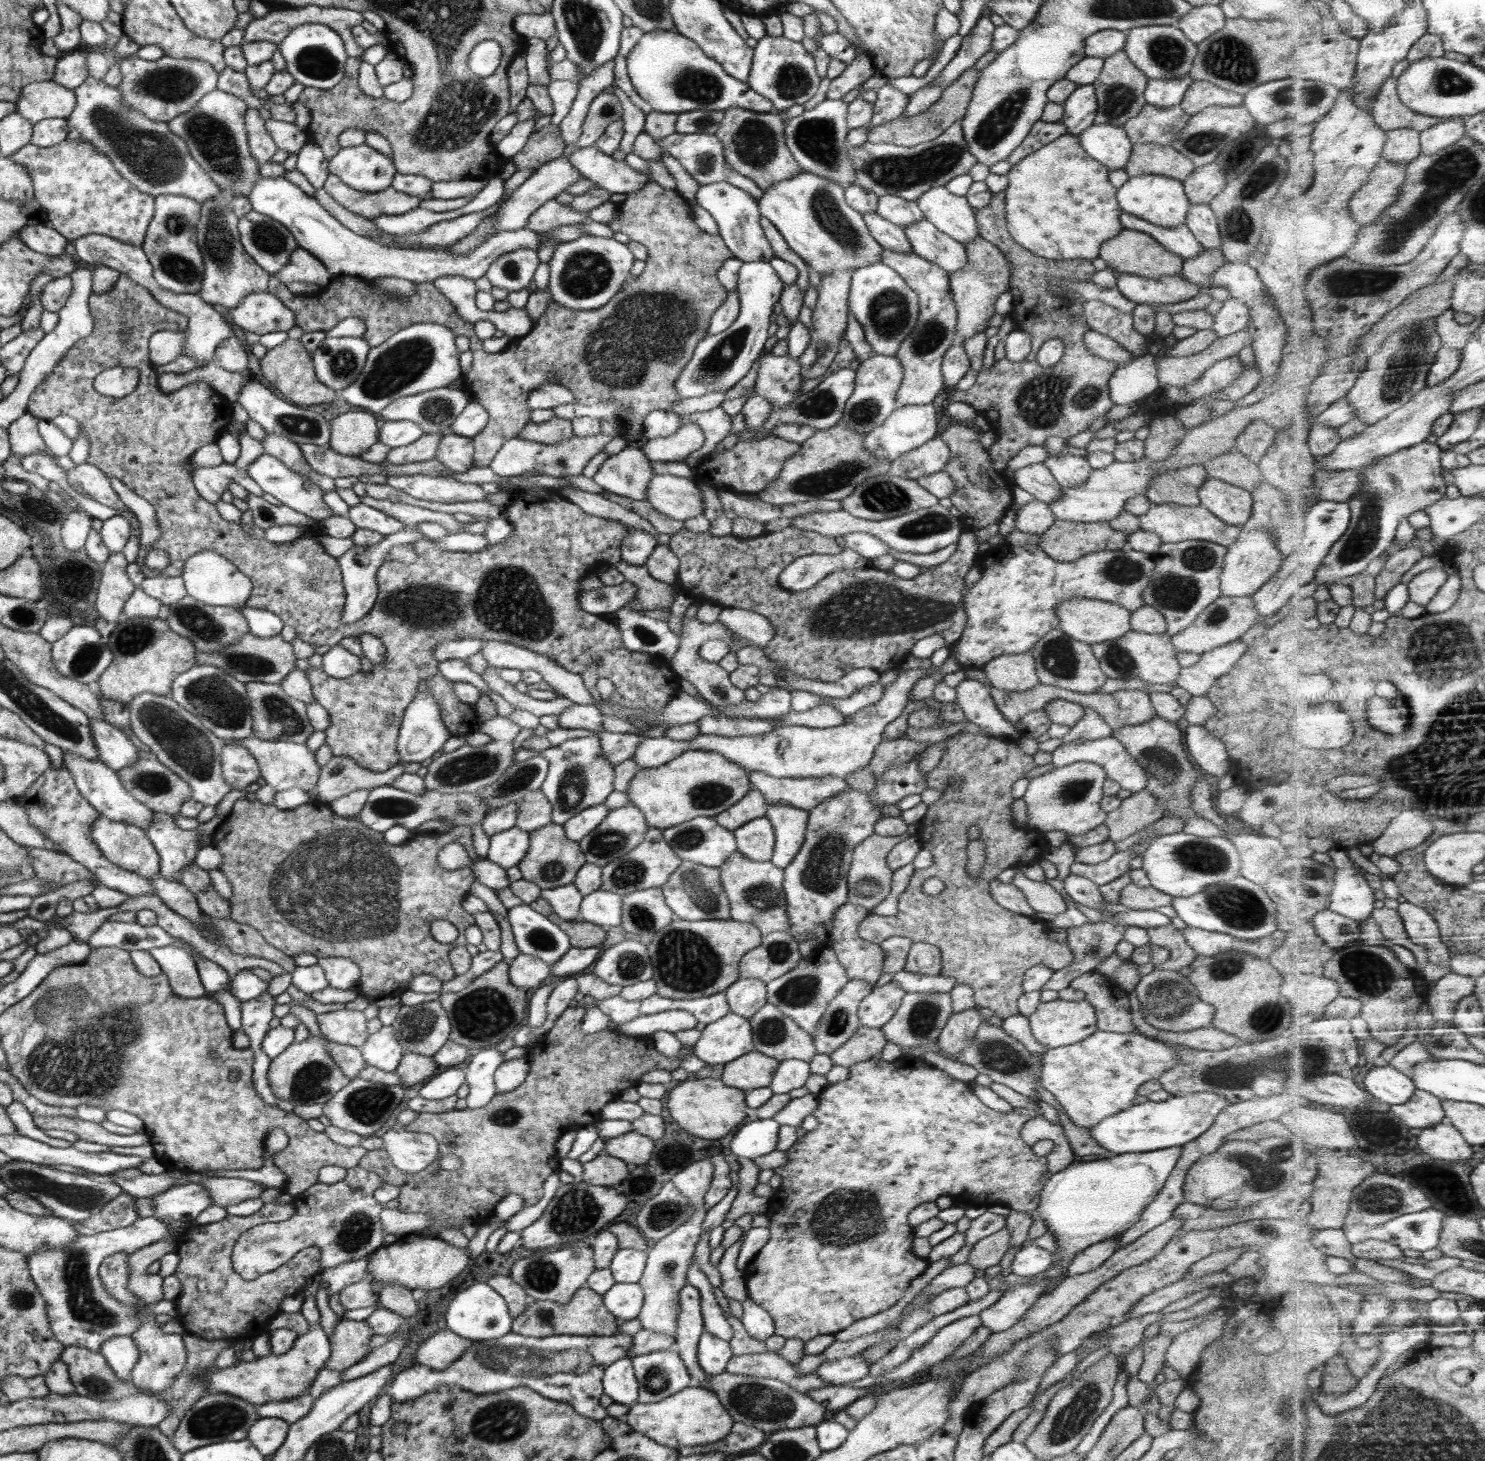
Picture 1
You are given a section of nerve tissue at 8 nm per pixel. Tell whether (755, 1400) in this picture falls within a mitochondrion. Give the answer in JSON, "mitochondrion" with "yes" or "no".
{"mitochondrion":"yes"}

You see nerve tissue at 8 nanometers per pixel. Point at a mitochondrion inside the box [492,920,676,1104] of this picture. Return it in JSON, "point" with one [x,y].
{"point":[630,964]}

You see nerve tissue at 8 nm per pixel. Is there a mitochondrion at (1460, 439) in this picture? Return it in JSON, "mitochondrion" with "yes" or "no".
{"mitochondrion":"no"}

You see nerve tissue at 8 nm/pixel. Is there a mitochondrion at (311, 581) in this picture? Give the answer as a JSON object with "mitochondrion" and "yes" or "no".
{"mitochondrion":"yes"}

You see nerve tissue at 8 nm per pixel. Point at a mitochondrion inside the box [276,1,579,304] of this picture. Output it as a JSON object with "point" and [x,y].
{"point":[319,63]}

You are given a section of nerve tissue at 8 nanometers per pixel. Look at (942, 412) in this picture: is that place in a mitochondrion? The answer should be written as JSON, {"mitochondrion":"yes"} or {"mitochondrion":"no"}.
{"mitochondrion":"no"}

